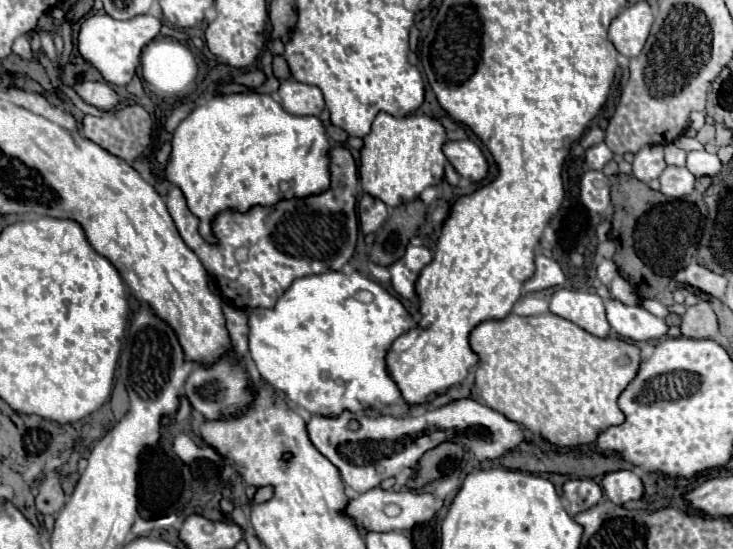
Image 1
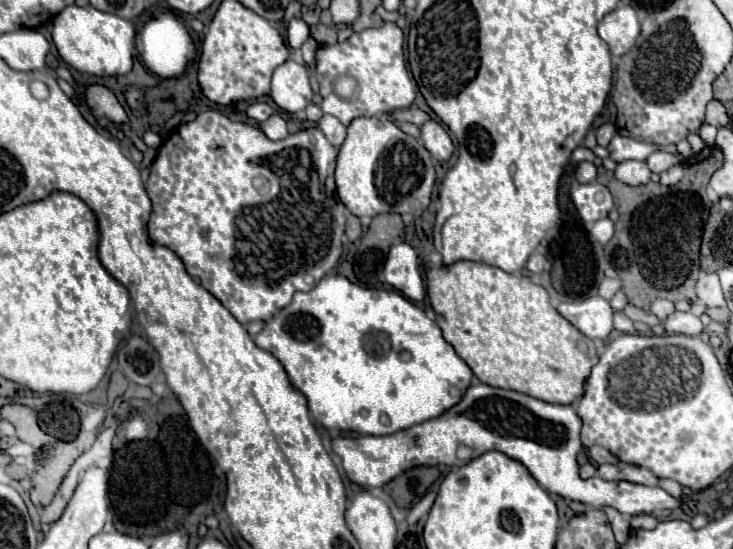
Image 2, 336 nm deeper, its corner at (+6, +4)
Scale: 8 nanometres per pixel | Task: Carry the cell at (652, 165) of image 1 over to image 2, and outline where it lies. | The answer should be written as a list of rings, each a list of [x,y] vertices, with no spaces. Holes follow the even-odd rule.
[[[623,161],[615,169],[615,177],[627,185],[645,185],[649,183],[651,171],[645,161]]]

